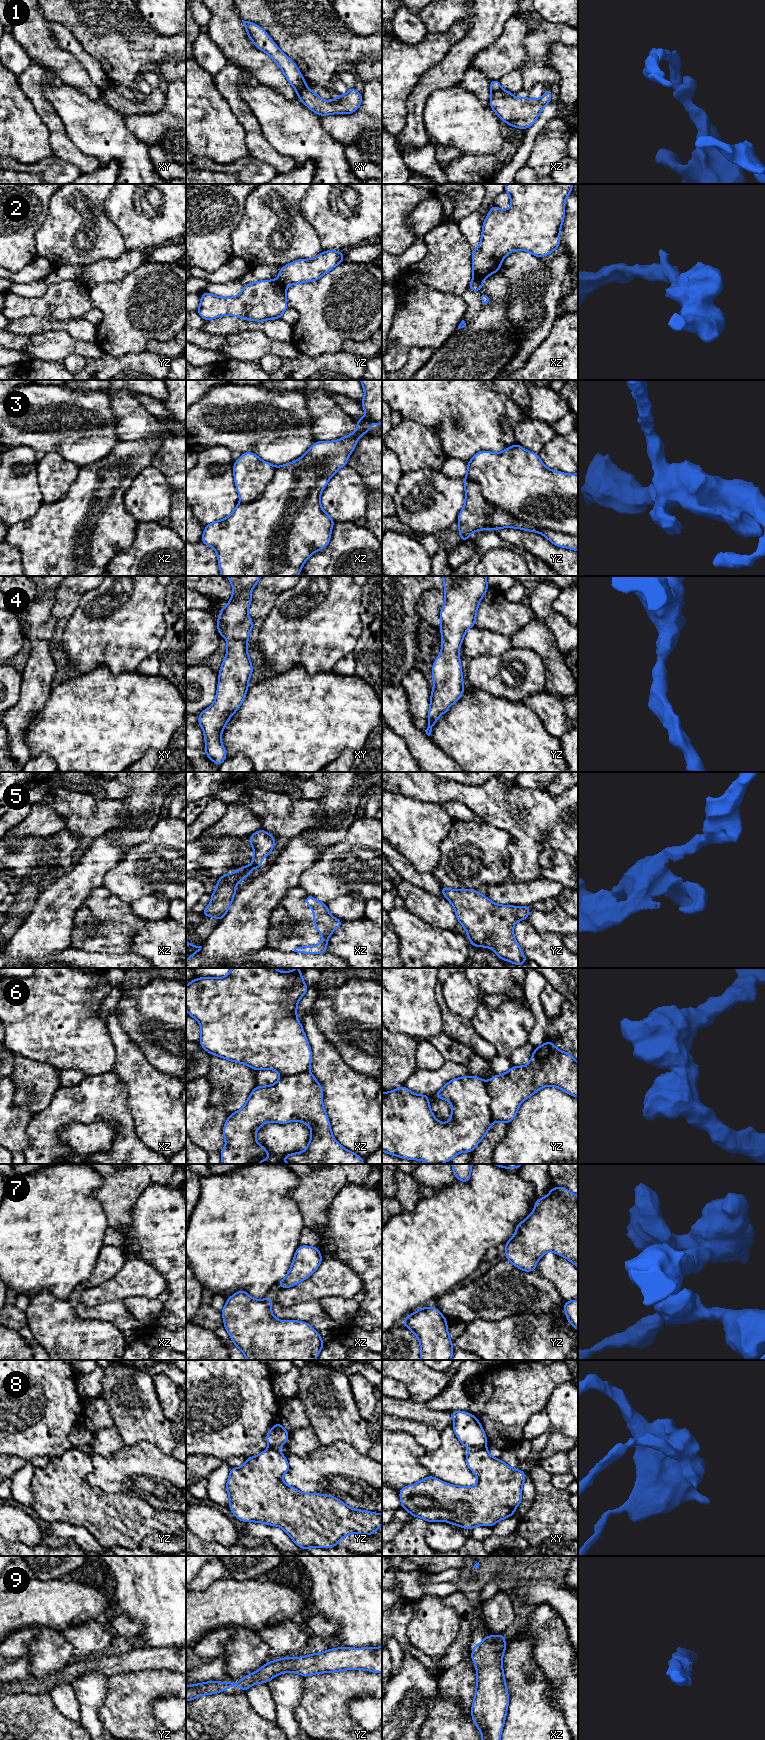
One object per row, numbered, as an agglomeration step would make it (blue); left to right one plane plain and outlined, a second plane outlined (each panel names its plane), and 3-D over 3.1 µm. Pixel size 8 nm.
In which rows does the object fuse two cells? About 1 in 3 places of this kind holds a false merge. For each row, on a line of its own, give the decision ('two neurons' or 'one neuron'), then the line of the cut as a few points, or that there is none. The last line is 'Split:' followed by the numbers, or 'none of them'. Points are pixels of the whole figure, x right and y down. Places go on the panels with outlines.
1: two neurons | xy (305, 85), (297, 91)
2: two neurons | xz (473, 277), (483, 279)
3: two neurons | yz (466, 476), (488, 502), (512, 516), (539, 528), (577, 535)
4: one neuron | no cut
5: one neuron | no cut
6: two neurons | yz (485, 1083), (485, 1089), (489, 1096), (491, 1123)
7: two neurons | yz (522, 1222), (522, 1225), (516, 1231)
8: two neurons | xy (485, 1447), (474, 1449)
9: one neuron | no cut
Split: 1, 2, 3, 6, 7, 8

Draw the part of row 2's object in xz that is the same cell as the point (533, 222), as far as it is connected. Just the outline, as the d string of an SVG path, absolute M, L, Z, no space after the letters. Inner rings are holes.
M506 184L505 192L511 198L511 207L507 210L499 209L496 205L493 205L483 221L483 228L481 234L481 241L477 248L472 249L472 267L473 278L486 279L494 272L499 272L503 259L514 250L524 250L530 252L533 256L539 258L551 254L556 248L560 246L560 229L563 225L565 216L565 200L567 196L572 192L573 184Z

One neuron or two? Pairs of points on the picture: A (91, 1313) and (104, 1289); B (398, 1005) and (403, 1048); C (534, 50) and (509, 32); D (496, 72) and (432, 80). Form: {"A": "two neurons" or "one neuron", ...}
{"A": "two neurons", "B": "two neurons", "C": "two neurons", "D": "two neurons"}

